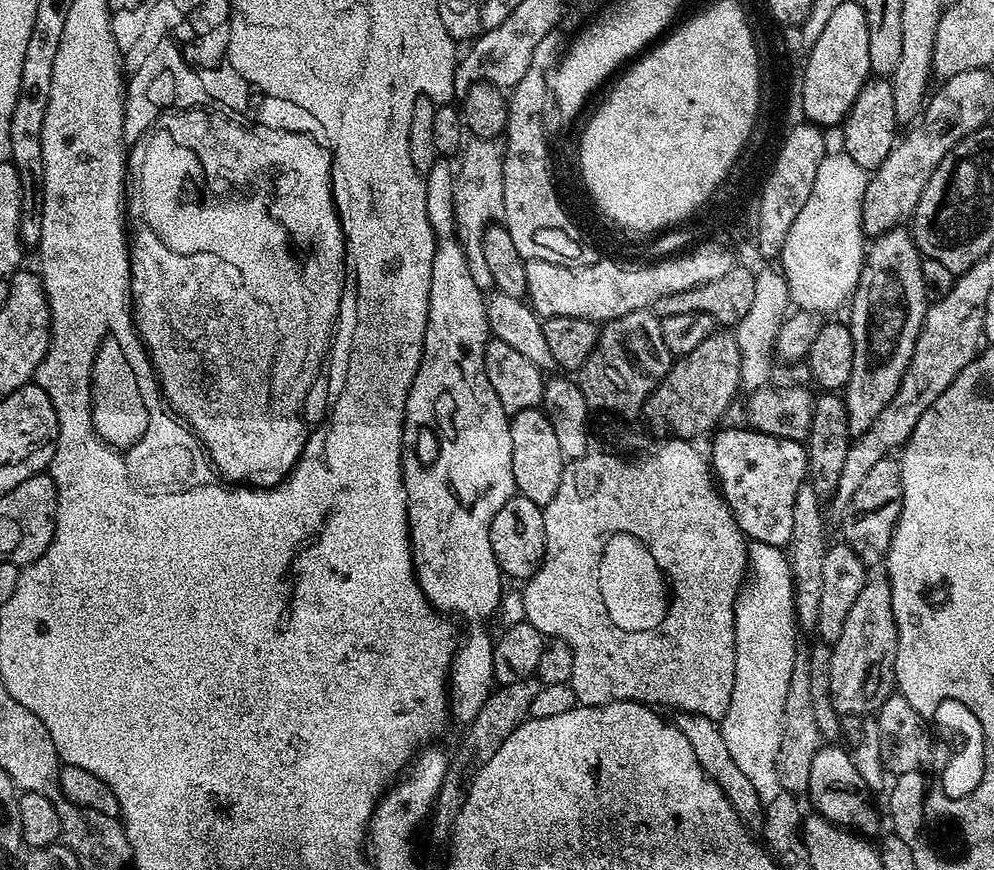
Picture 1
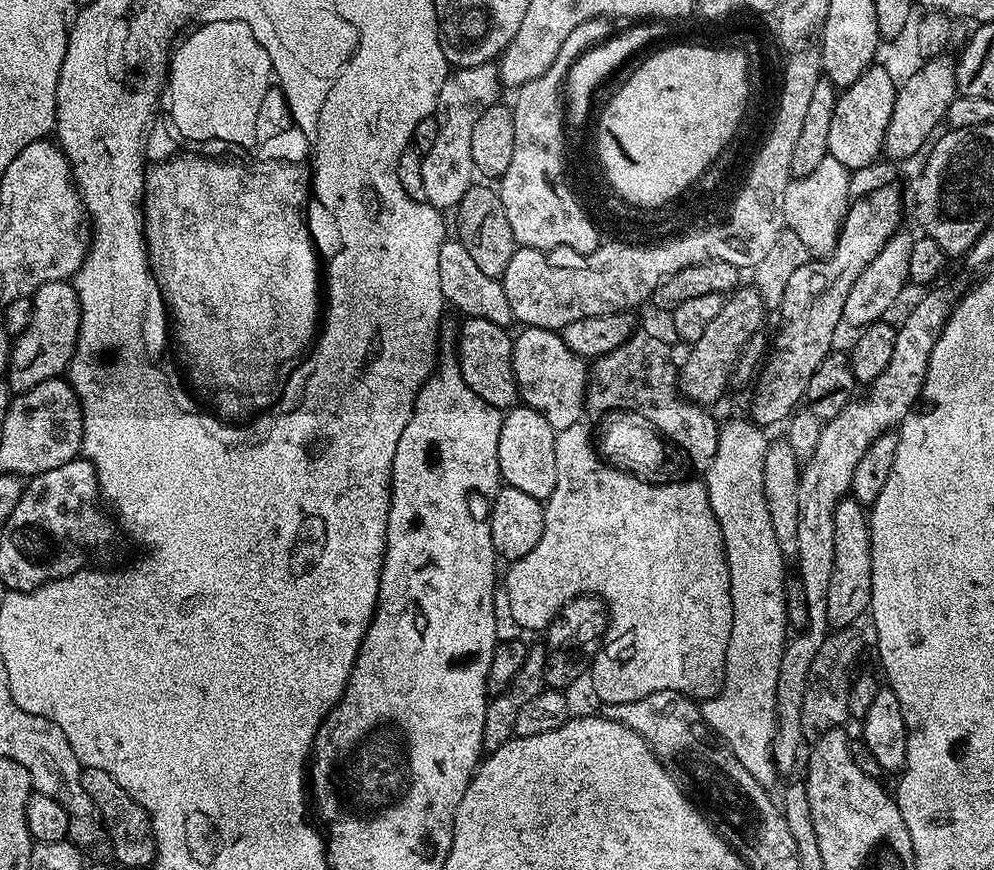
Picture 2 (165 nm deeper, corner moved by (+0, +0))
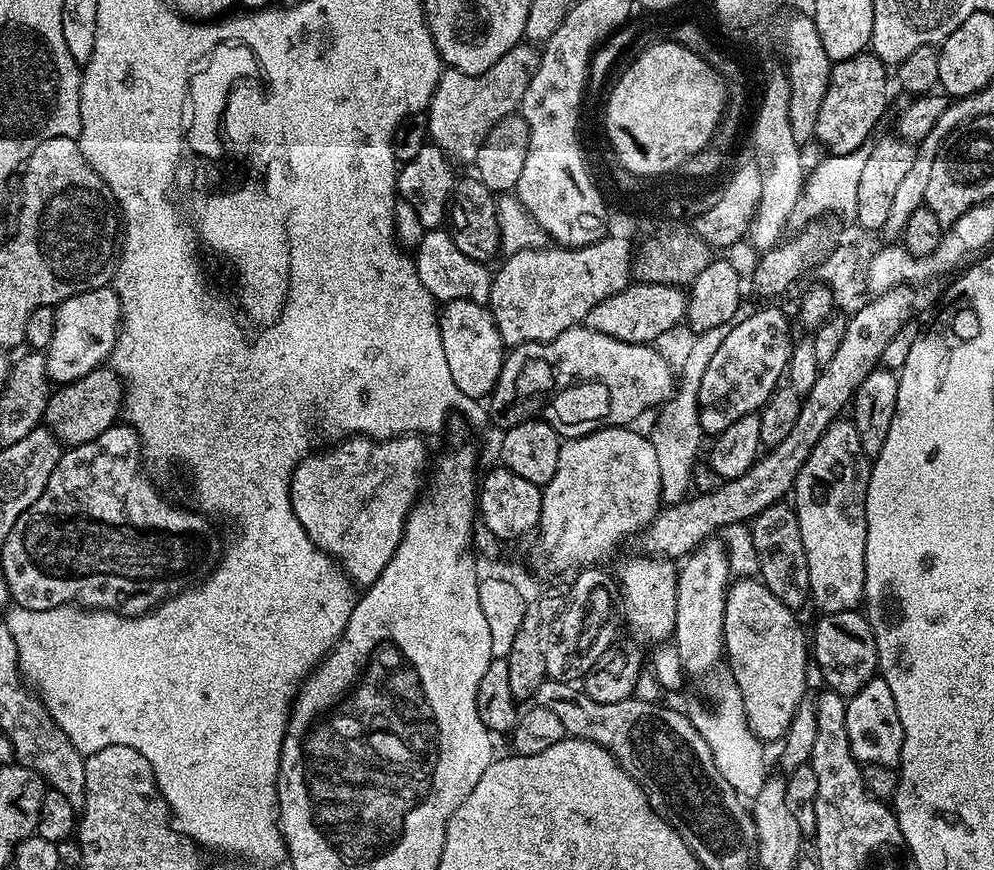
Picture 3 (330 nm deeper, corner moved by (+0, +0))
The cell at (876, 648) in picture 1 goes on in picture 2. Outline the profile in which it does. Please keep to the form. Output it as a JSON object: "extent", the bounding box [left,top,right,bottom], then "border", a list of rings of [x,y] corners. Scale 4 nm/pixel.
{"extent":[802,630,860,742],"border":[[[852,630],[833,631],[822,642],[806,682],[806,698],[802,698],[802,730],[804,739],[814,742],[830,729],[849,719],[848,700],[854,681],[852,667],[860,660],[860,640]]]}

